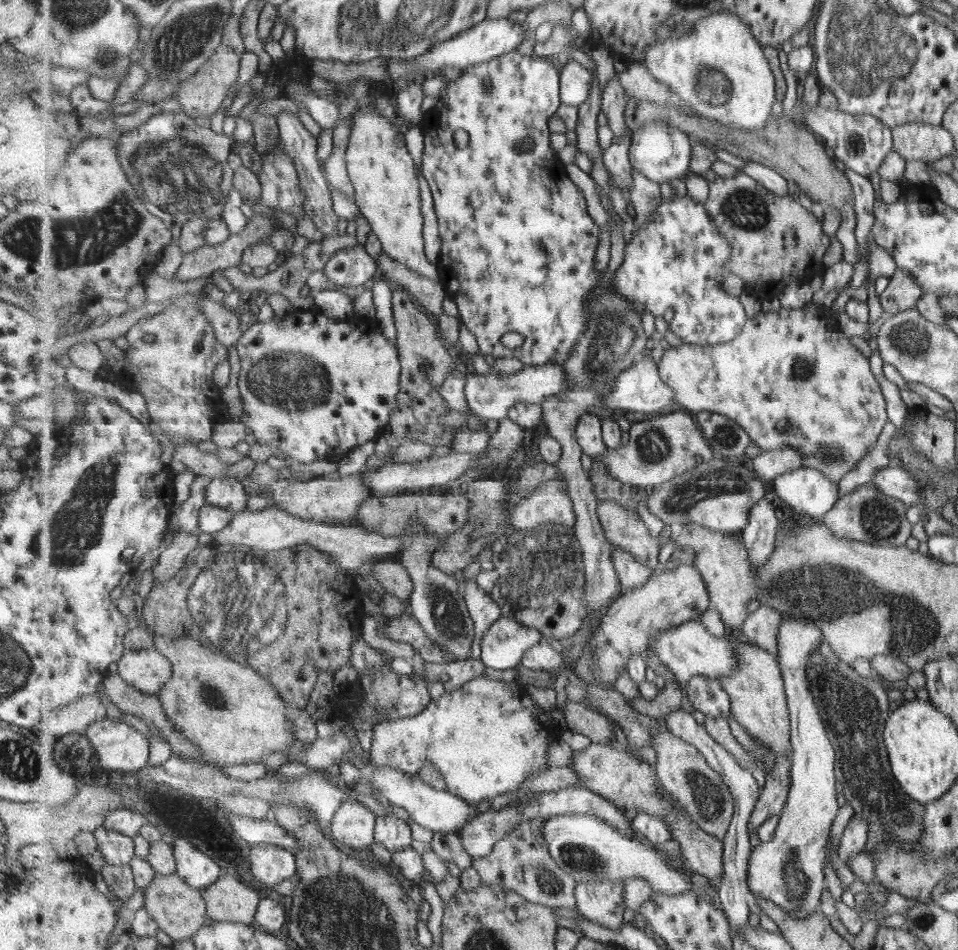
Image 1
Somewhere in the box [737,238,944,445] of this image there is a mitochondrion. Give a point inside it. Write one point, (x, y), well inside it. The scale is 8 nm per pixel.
(910, 339)

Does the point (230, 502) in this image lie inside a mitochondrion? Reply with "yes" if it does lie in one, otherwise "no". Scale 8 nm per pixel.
no

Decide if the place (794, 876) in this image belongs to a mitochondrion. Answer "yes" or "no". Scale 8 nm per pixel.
yes

